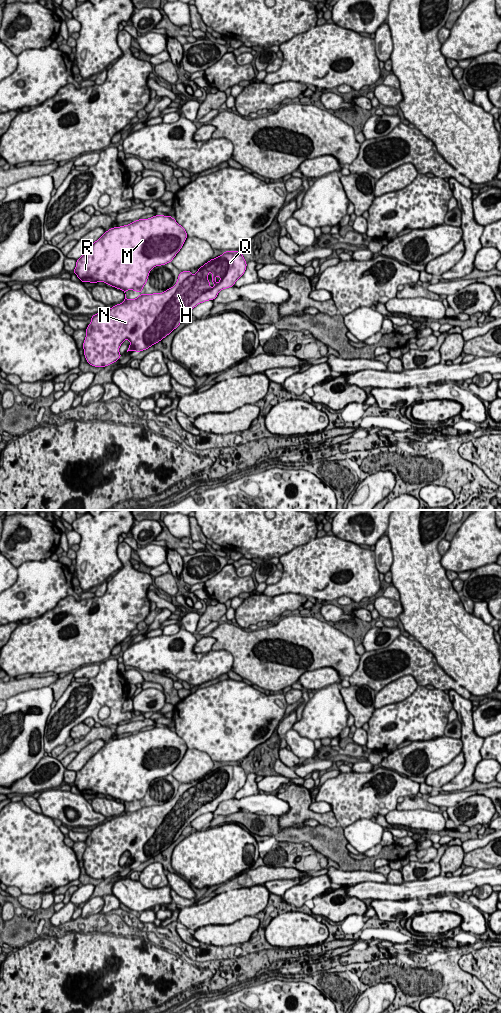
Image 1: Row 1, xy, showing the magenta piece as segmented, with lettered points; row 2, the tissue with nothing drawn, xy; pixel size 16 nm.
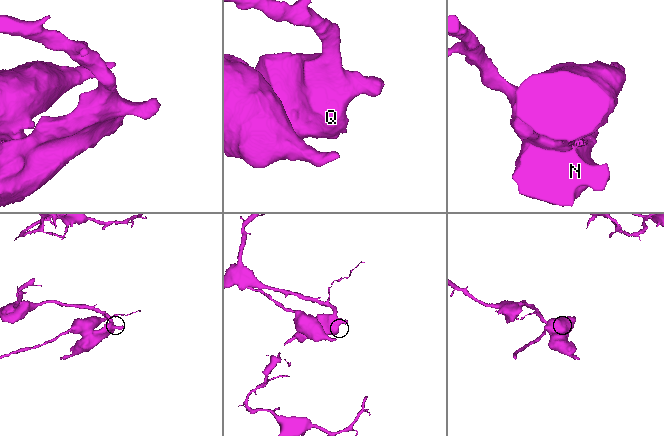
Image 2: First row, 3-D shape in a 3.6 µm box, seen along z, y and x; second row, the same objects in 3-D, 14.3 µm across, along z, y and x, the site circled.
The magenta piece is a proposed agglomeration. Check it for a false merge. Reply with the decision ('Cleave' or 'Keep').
Cleave

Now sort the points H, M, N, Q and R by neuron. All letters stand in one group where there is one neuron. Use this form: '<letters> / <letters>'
H N Q / M R

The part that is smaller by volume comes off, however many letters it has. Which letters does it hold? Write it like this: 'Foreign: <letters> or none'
Foreign: M, R

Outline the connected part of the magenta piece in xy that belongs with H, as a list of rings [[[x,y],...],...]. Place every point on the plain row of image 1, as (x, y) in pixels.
[[[226,763],[199,779],[194,787],[191,782],[180,784],[176,796],[163,805],[141,806],[135,811],[127,811],[125,806],[122,815],[91,828],[83,854],[87,875],[103,880],[118,873],[122,868],[119,860],[126,851],[130,853],[127,864],[140,864],[155,857],[176,841],[198,816],[214,812],[222,801],[234,798],[246,779],[240,763]]]

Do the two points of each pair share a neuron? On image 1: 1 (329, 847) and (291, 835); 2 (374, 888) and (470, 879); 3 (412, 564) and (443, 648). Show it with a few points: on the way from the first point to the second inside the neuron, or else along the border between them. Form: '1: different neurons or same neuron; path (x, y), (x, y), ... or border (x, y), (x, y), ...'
1: same neuron; path (320, 838), (314, 835), (300, 835)
2: same neuron; path (398, 890), (426, 889), (446, 885)
3: same neuron; path (423, 585), (433, 614), (443, 627)

